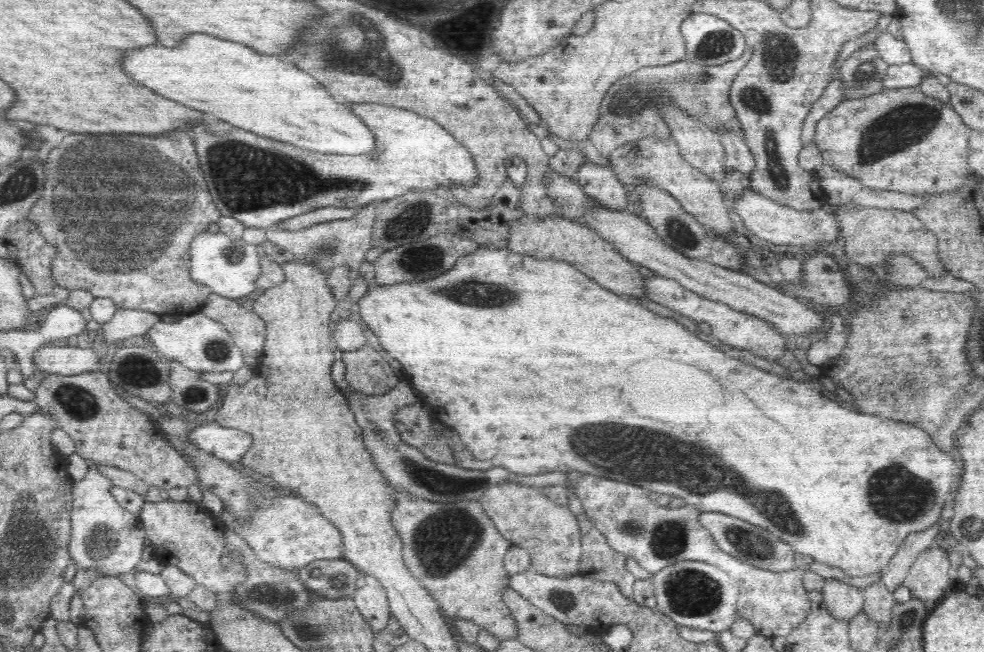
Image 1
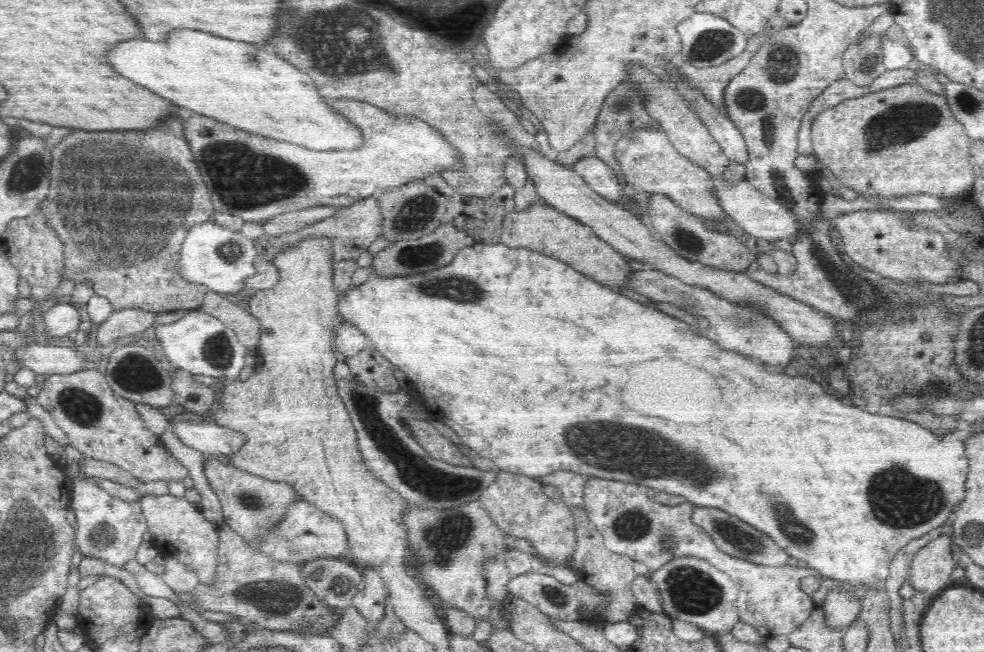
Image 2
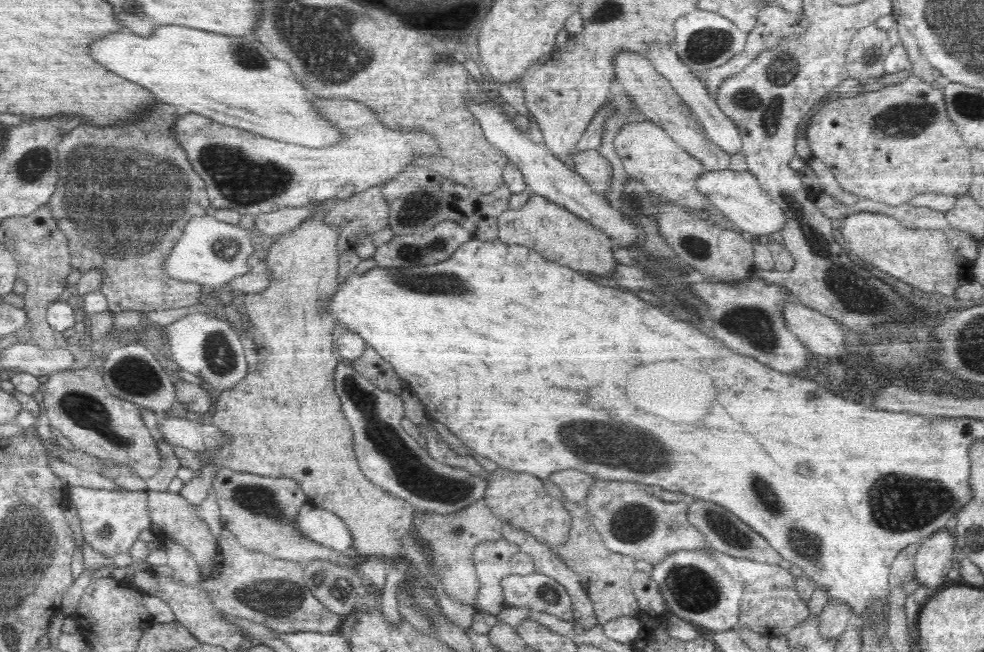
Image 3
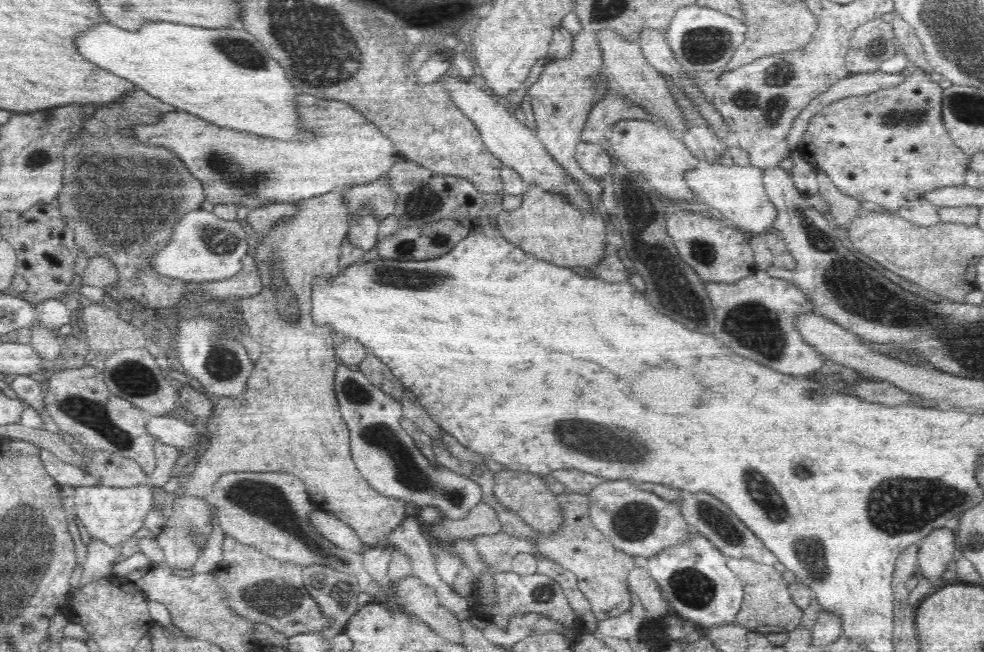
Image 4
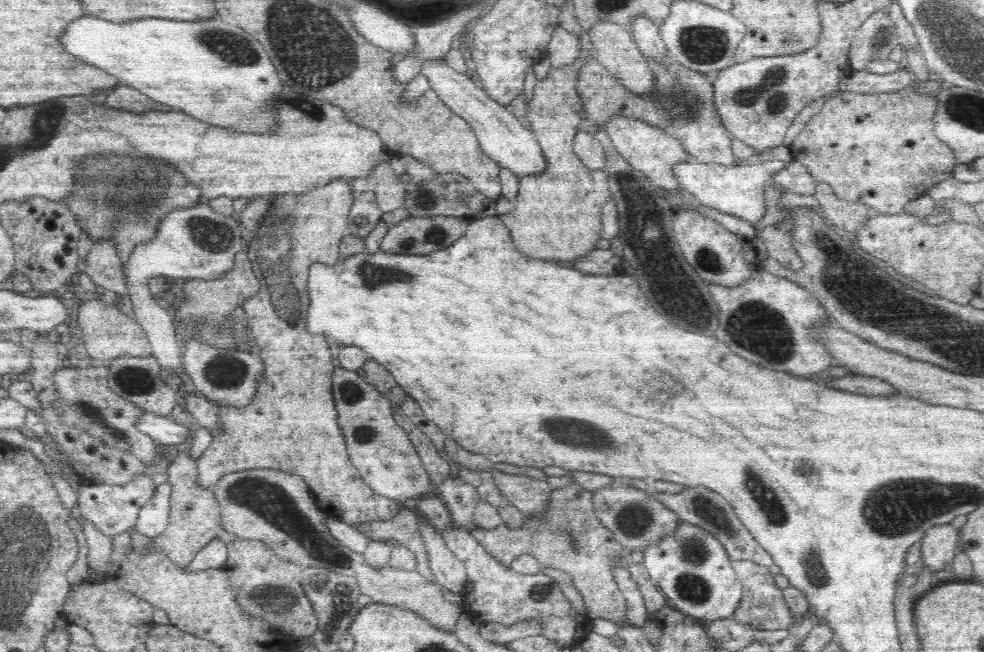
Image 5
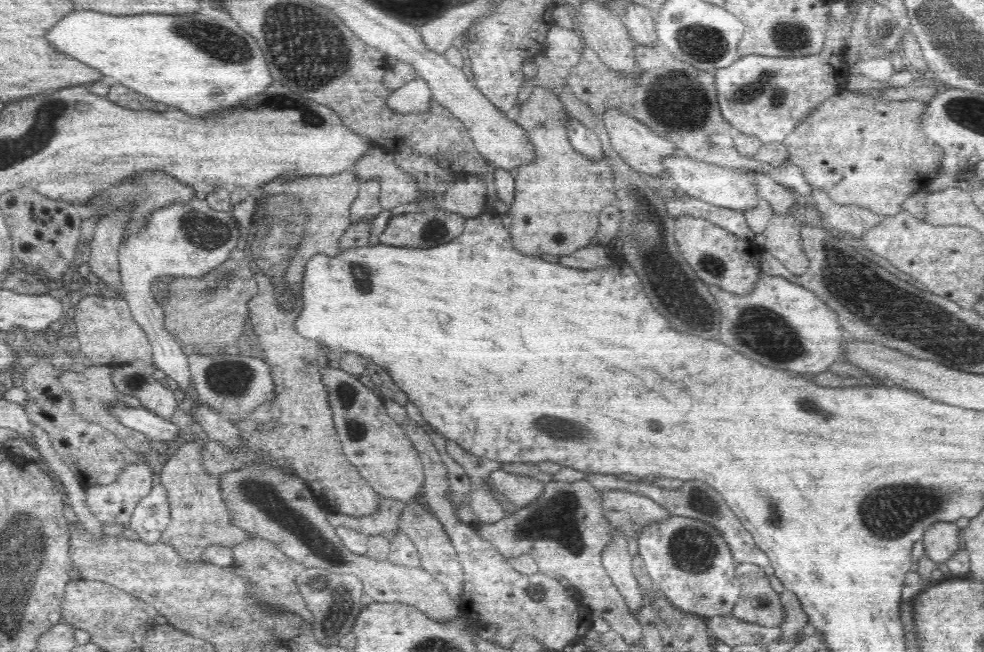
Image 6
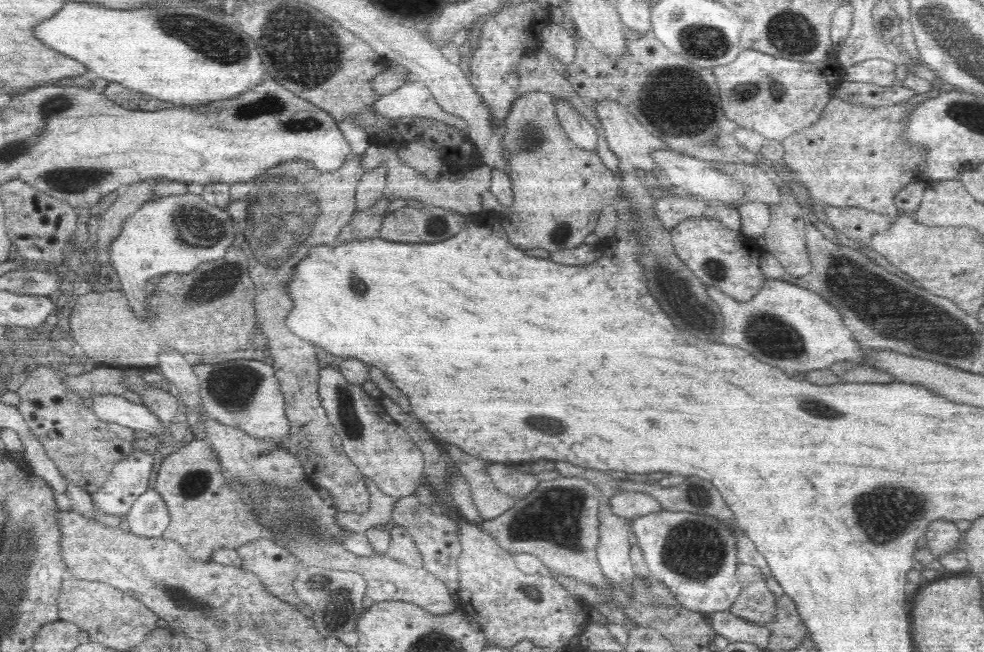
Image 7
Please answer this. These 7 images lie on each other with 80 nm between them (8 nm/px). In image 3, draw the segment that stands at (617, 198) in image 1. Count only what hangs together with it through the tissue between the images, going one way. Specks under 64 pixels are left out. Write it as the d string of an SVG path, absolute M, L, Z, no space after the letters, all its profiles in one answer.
M599 149L584 150L584 152L573 154L573 160L575 172L591 186L594 192L602 194L610 190L609 184L613 169Z

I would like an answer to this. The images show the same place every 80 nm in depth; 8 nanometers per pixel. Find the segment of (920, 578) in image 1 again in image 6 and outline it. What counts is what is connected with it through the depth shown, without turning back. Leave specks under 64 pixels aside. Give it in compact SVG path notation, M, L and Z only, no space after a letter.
M938 522L923 534L926 555L934 564L938 563L938 567L943 568L944 563L962 549L960 532L955 522Z

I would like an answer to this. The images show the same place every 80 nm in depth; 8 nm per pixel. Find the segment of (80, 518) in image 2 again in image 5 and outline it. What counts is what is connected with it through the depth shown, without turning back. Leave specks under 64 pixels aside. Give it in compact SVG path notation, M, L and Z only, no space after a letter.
M146 473L136 475L124 484L95 485L84 483L78 488L80 496L77 497L76 510L80 511L84 519L94 523L102 534L112 538L115 534L130 532L130 529L136 524L140 509L151 499L156 487L152 476Z

